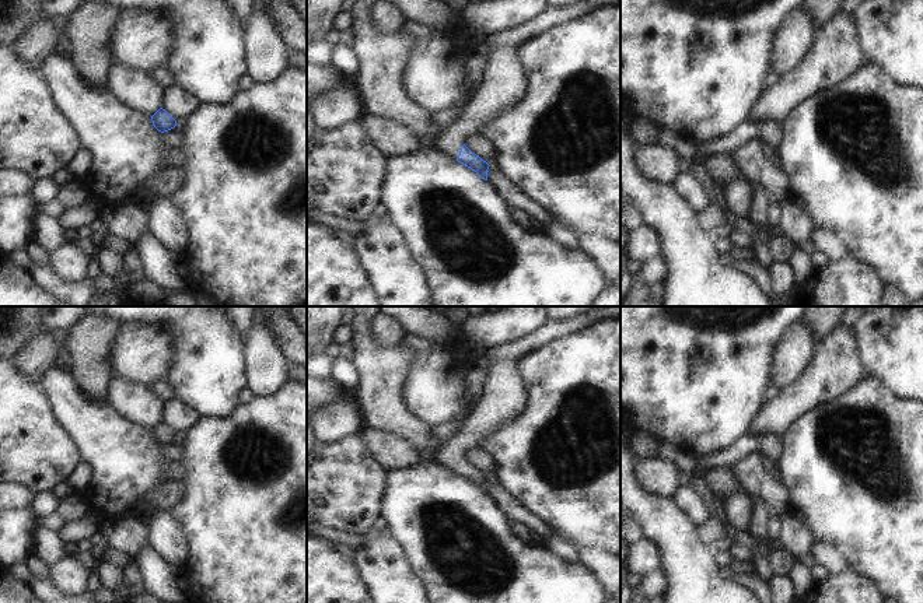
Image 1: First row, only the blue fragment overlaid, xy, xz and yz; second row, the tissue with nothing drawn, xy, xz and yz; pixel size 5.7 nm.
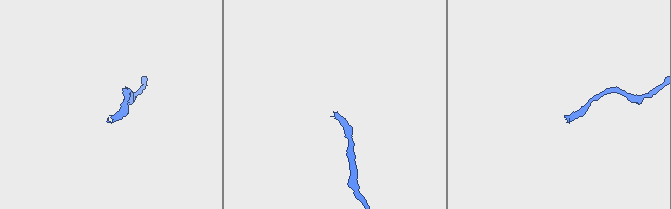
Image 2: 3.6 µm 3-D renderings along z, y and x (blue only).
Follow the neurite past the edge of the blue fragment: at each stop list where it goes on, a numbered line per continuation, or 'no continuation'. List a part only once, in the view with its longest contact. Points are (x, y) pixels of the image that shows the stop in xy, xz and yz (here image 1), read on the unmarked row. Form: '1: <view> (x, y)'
1: xz (504, 396)

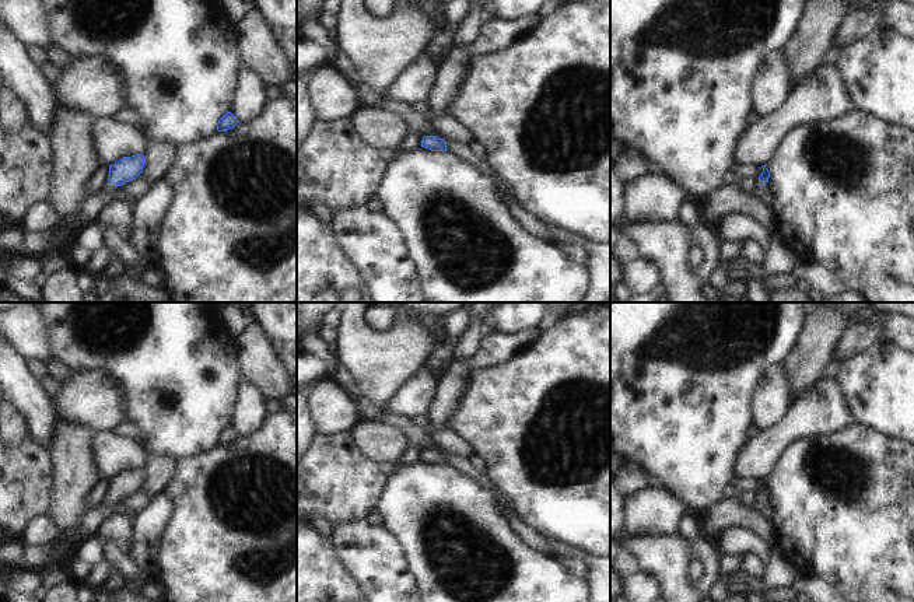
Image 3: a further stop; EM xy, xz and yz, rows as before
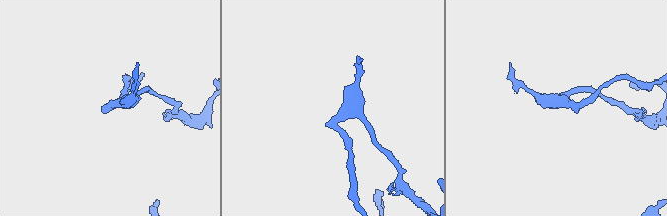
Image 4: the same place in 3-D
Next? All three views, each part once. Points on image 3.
1: xy (109, 501)

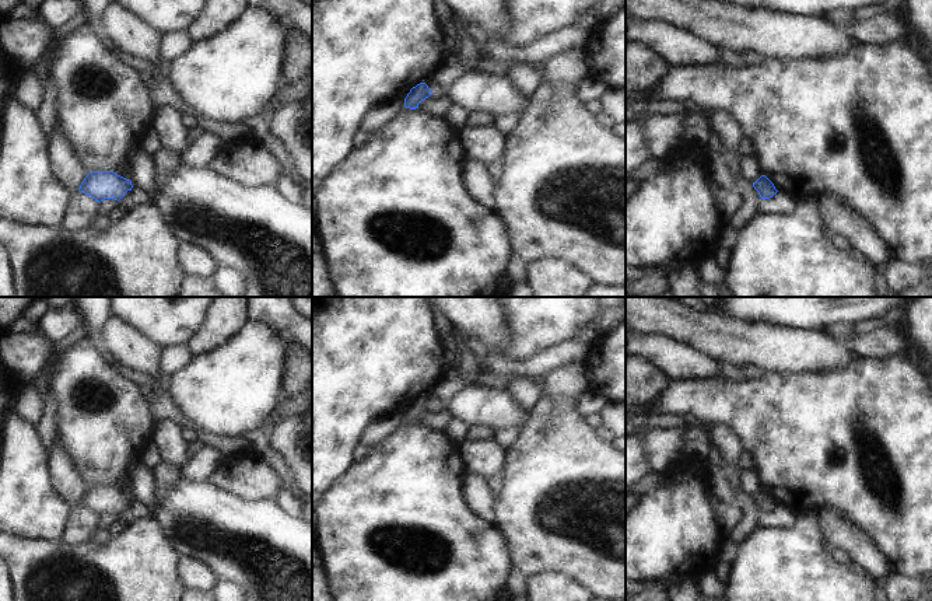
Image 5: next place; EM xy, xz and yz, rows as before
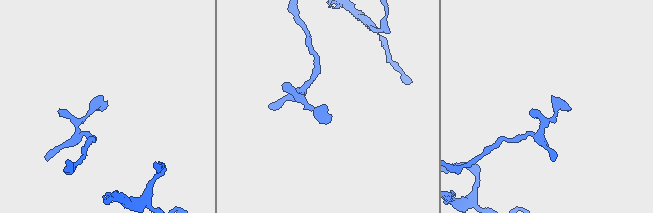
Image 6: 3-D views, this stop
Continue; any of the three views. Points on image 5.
no continuation

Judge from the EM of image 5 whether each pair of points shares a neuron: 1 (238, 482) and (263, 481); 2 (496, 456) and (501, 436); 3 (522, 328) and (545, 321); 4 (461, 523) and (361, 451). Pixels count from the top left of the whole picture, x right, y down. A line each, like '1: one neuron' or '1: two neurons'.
1: one neuron
2: two neurons
3: one neuron
4: two neurons

